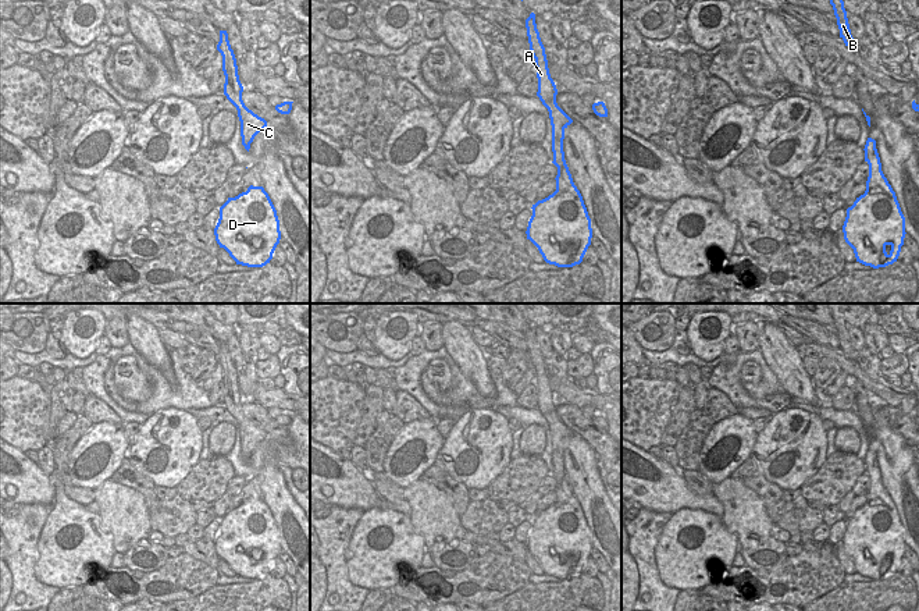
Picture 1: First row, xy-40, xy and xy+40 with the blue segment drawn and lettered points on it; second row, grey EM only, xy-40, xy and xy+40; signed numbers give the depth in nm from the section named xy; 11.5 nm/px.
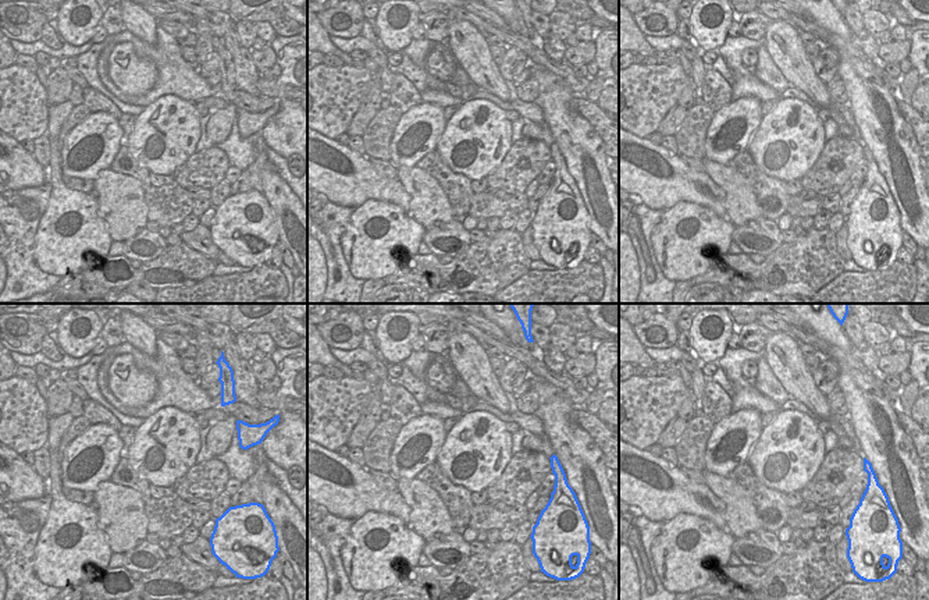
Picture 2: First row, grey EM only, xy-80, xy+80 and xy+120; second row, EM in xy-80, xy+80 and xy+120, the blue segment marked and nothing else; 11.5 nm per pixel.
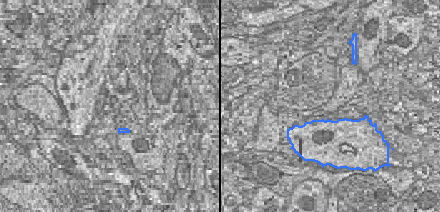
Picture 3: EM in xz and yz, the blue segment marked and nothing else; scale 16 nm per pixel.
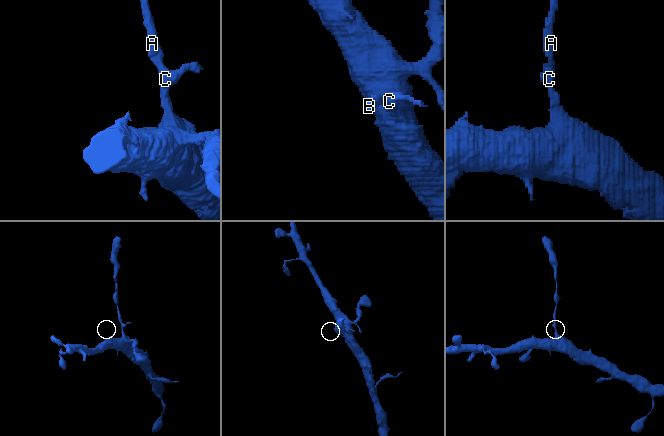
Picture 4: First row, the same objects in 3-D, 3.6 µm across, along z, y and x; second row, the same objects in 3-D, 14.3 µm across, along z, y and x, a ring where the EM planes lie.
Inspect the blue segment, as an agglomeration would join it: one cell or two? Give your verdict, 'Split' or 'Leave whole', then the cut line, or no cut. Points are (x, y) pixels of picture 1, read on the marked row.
Split. Split along xy (537, 93), (545, 95), (555, 102)

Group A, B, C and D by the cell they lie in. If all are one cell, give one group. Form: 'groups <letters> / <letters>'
groups A B / C D

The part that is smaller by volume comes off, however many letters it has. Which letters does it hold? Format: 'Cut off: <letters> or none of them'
Cut off: A, B

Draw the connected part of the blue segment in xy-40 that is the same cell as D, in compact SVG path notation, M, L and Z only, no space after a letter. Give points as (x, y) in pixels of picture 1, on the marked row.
M250 185L220 207L215 241L236 264L263 267L273 259L281 231L277 210L263 187Z

